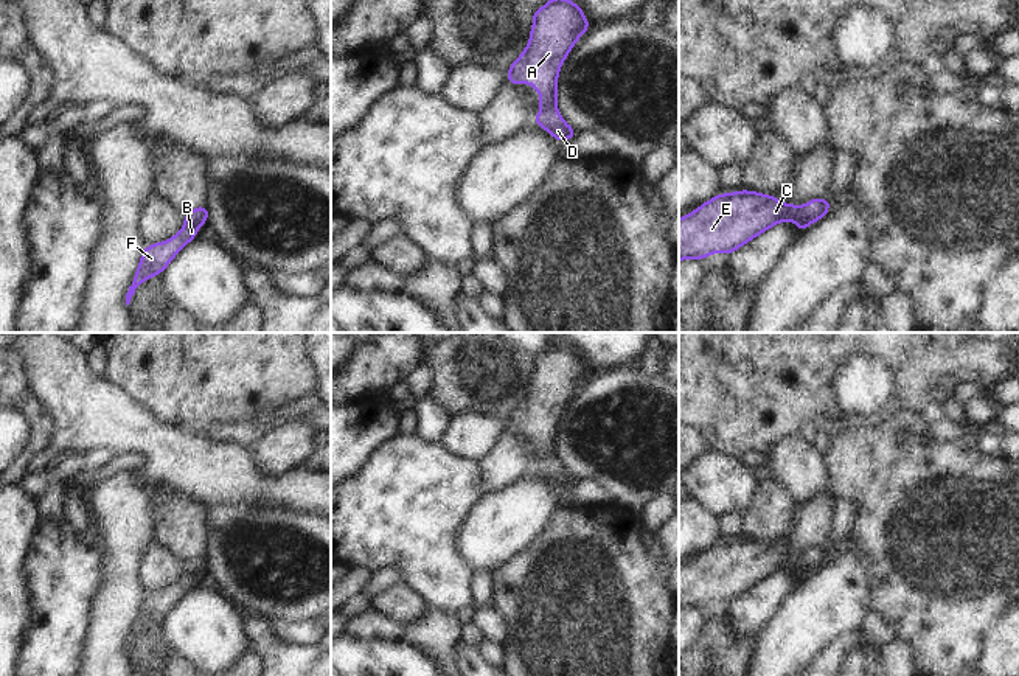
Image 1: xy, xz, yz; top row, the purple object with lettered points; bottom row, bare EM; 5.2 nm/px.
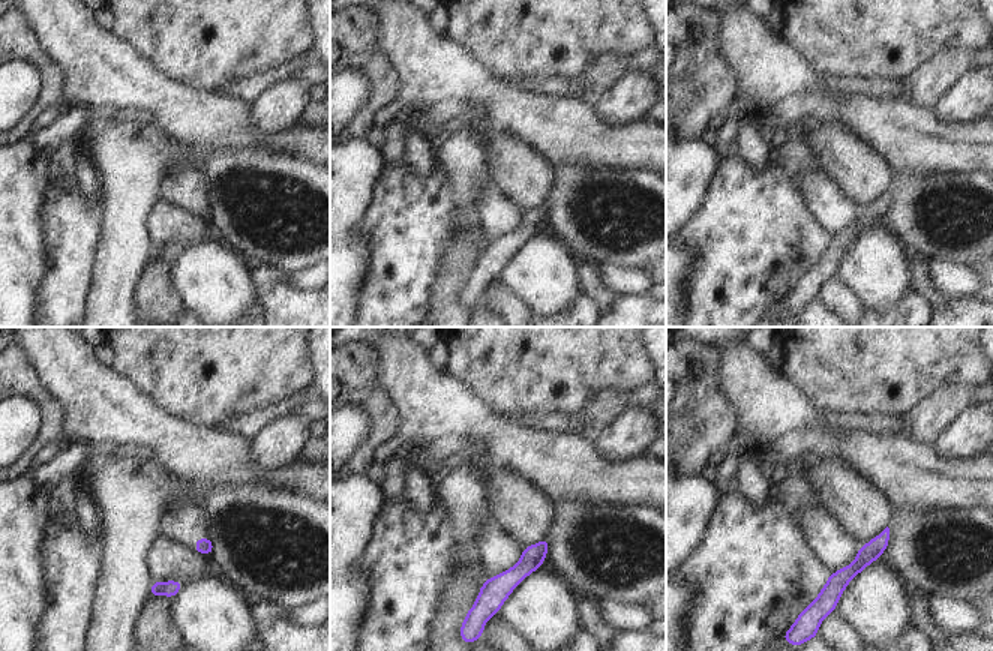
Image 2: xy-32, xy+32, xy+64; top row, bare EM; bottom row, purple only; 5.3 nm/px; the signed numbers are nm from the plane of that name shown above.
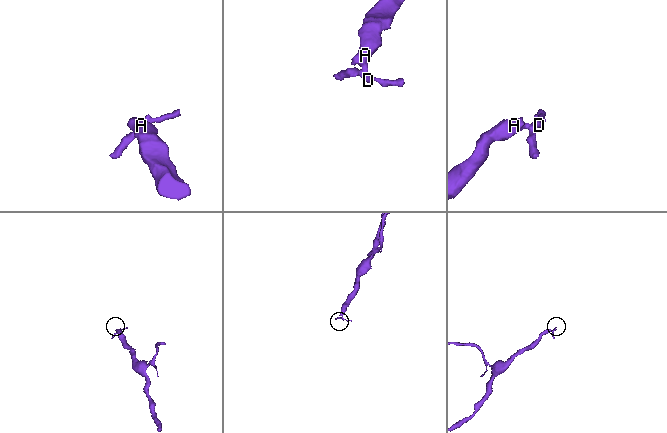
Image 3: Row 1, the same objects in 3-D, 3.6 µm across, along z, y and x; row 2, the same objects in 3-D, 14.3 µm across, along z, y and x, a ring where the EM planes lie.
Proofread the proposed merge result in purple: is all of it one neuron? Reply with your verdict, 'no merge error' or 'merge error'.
merge error

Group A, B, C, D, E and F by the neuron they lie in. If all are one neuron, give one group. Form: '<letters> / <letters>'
A C E / B D F

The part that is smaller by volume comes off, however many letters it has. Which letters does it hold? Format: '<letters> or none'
B, D, F

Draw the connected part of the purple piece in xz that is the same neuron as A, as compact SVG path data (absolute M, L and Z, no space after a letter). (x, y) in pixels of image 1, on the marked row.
M548 0L533 12L530 42L508 68L506 81L539 90L541 106L558 101L558 73L576 40L590 28L572 0Z

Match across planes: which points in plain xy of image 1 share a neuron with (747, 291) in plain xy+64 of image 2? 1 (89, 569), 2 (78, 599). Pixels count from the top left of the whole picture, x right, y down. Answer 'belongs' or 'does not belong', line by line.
1: belongs
2: belongs

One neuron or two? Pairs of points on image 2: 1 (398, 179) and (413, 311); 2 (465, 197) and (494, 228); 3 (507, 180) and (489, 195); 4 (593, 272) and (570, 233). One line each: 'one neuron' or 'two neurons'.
1: one neuron
2: two neurons
3: two neurons
4: two neurons

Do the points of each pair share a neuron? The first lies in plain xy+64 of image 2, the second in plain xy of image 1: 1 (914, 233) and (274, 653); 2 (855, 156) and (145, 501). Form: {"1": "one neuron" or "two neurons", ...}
{"1": "two neurons", "2": "two neurons"}

